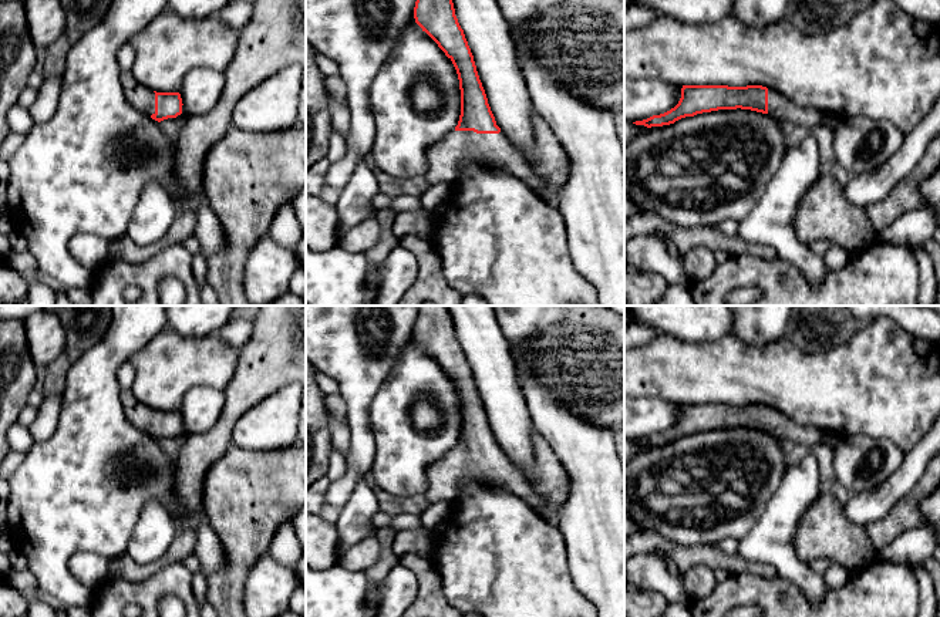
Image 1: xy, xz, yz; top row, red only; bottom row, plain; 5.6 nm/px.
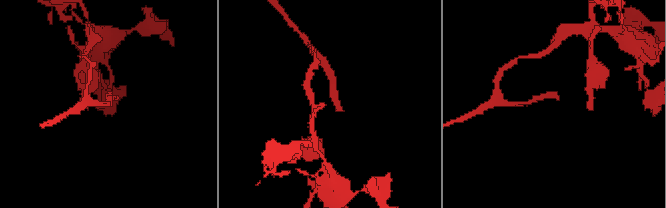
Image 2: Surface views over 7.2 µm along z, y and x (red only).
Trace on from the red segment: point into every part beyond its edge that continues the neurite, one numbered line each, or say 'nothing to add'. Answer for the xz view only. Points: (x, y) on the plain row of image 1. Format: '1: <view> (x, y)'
1: xz (495, 469)

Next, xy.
1: xy (142, 417)

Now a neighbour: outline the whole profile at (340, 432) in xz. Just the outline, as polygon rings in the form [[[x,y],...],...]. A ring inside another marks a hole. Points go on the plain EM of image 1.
[[[329,411],[329,424],[333,446],[341,451],[347,458],[351,445],[351,431],[346,419],[340,419]]]

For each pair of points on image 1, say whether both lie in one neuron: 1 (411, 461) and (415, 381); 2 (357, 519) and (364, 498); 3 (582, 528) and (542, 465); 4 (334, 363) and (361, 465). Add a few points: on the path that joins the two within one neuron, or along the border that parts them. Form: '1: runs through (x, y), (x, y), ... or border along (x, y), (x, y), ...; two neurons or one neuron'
1: runs through (400, 441), (400, 401); one neuron
2: runs through (357, 513), (363, 503); one neuron
3: border along (565, 467), (569, 475), (569, 495), (561, 503); two neurons
4: runs through (357, 388), (357, 421), (361, 440); one neuron

